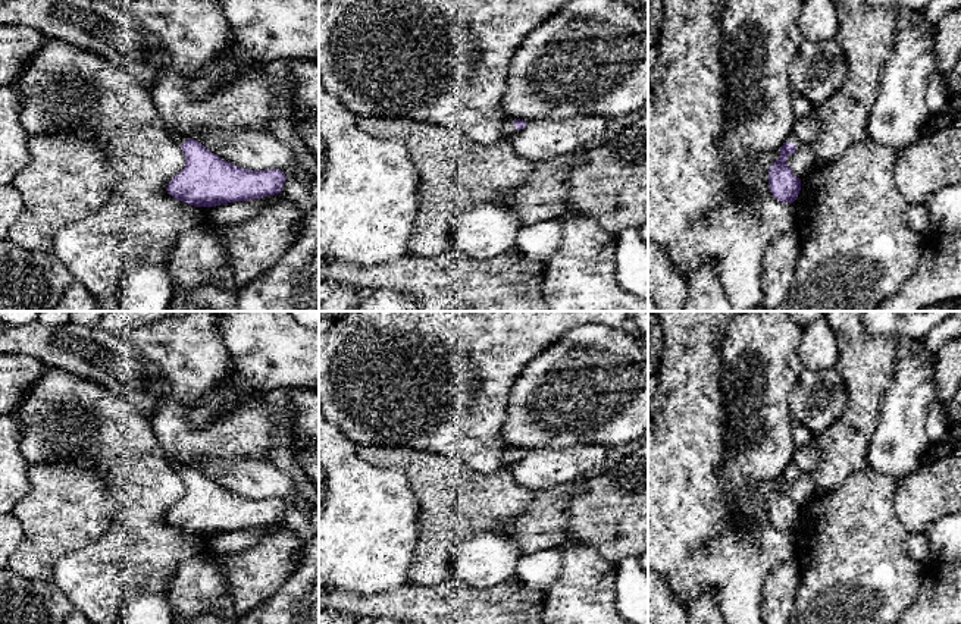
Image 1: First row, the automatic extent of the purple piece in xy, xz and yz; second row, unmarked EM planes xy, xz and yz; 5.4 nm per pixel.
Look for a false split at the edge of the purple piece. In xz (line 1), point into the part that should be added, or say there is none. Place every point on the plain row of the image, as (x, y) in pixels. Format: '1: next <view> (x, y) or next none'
1: next xz (509, 457)

